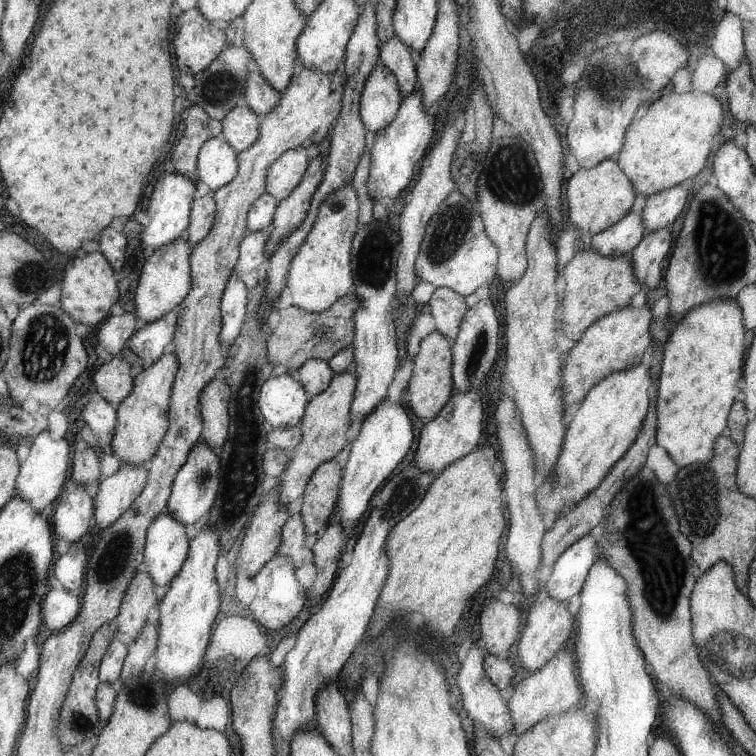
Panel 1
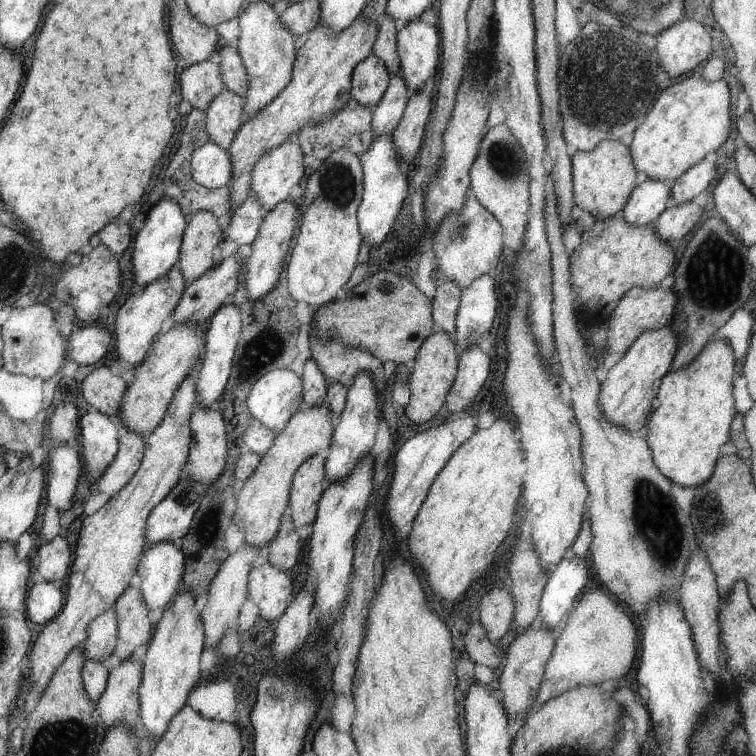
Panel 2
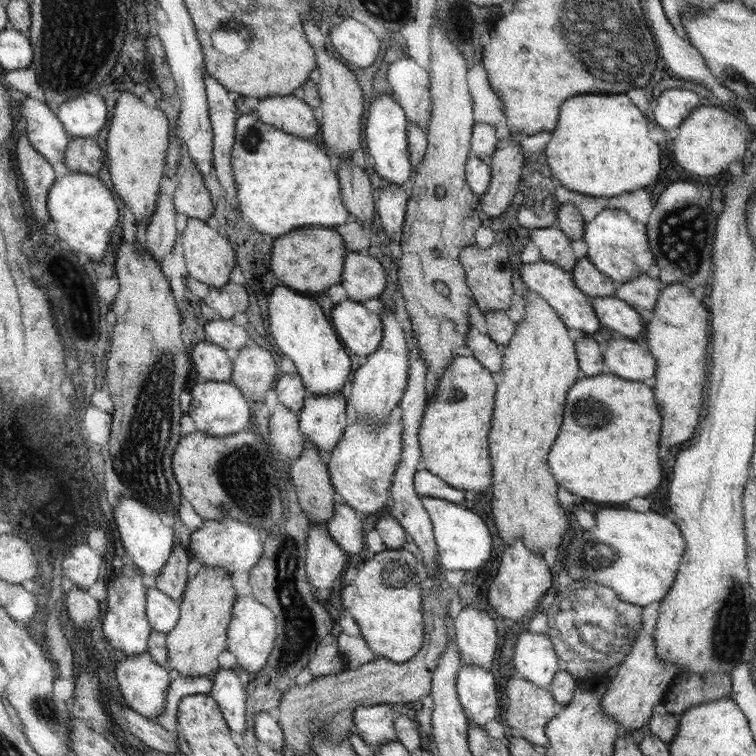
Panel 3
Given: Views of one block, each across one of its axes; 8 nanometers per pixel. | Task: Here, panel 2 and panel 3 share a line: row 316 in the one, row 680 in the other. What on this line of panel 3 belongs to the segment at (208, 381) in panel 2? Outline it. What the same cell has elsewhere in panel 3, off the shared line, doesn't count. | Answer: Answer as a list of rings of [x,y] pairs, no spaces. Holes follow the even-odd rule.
[[[232,668],[218,669],[212,680],[213,691],[209,696],[214,698],[221,708],[230,728],[241,737],[247,727],[245,714],[248,691]]]

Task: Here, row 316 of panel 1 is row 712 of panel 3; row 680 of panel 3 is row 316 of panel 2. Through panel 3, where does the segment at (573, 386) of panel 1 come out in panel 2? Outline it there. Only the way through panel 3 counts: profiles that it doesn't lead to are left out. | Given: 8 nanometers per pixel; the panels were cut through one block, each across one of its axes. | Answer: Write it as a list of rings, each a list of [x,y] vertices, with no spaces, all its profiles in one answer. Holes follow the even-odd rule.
[[[661,286],[653,289],[634,287],[625,292],[608,318],[610,321],[608,322],[607,342],[604,347],[607,349],[606,353],[625,354],[642,333],[652,329],[658,330],[660,326],[670,325],[675,304],[676,295],[671,288],[664,289]]]

